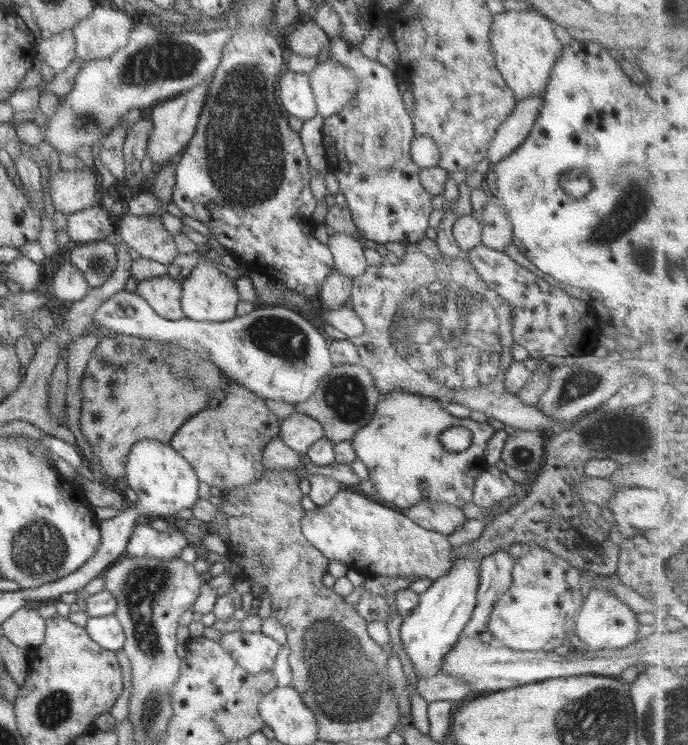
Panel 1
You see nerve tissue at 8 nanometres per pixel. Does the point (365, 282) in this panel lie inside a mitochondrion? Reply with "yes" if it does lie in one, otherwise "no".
no

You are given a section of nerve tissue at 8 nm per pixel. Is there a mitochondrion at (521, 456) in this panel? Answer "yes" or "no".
yes

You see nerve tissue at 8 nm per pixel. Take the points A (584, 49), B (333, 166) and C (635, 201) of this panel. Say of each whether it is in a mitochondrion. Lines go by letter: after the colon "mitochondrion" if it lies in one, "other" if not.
A: other
B: other
C: mitochondrion

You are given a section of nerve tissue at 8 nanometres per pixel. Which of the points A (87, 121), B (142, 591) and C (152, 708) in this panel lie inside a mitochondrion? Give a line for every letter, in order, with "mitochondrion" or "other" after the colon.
A: mitochondrion
B: mitochondrion
C: mitochondrion

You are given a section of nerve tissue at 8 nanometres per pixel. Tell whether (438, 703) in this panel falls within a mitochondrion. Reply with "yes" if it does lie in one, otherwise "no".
no

